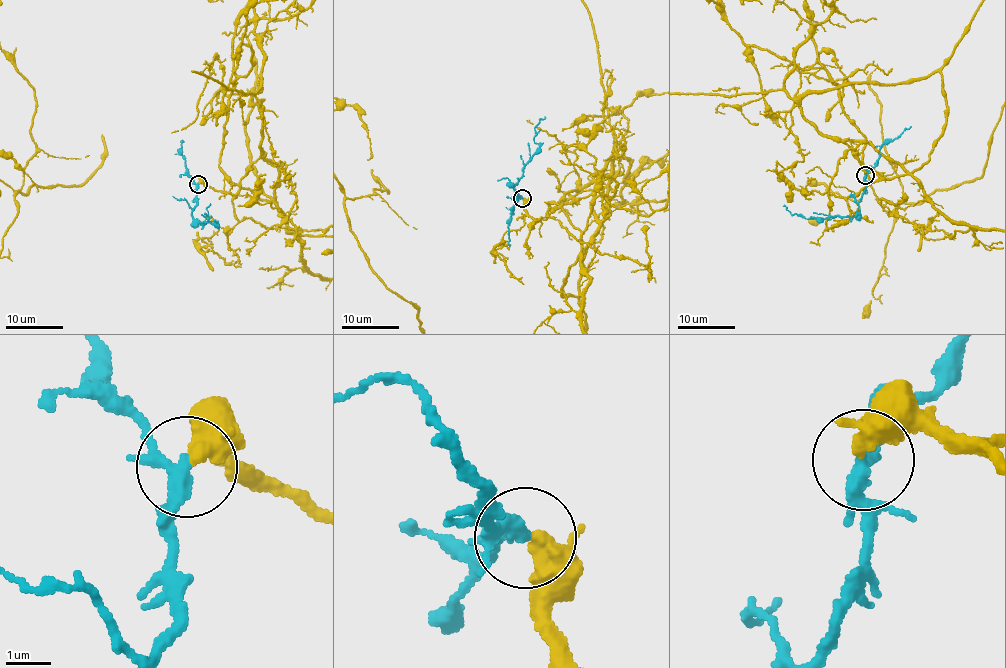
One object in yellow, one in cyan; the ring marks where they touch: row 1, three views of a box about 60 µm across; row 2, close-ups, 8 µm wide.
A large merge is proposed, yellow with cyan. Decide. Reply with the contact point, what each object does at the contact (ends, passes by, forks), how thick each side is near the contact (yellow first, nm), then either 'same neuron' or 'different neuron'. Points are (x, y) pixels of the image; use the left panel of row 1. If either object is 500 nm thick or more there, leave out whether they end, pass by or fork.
at (198, 184); yellow passes by; cyan passes by; 360 nm thick on the yellow side, 300 nm on the other; same neuron

